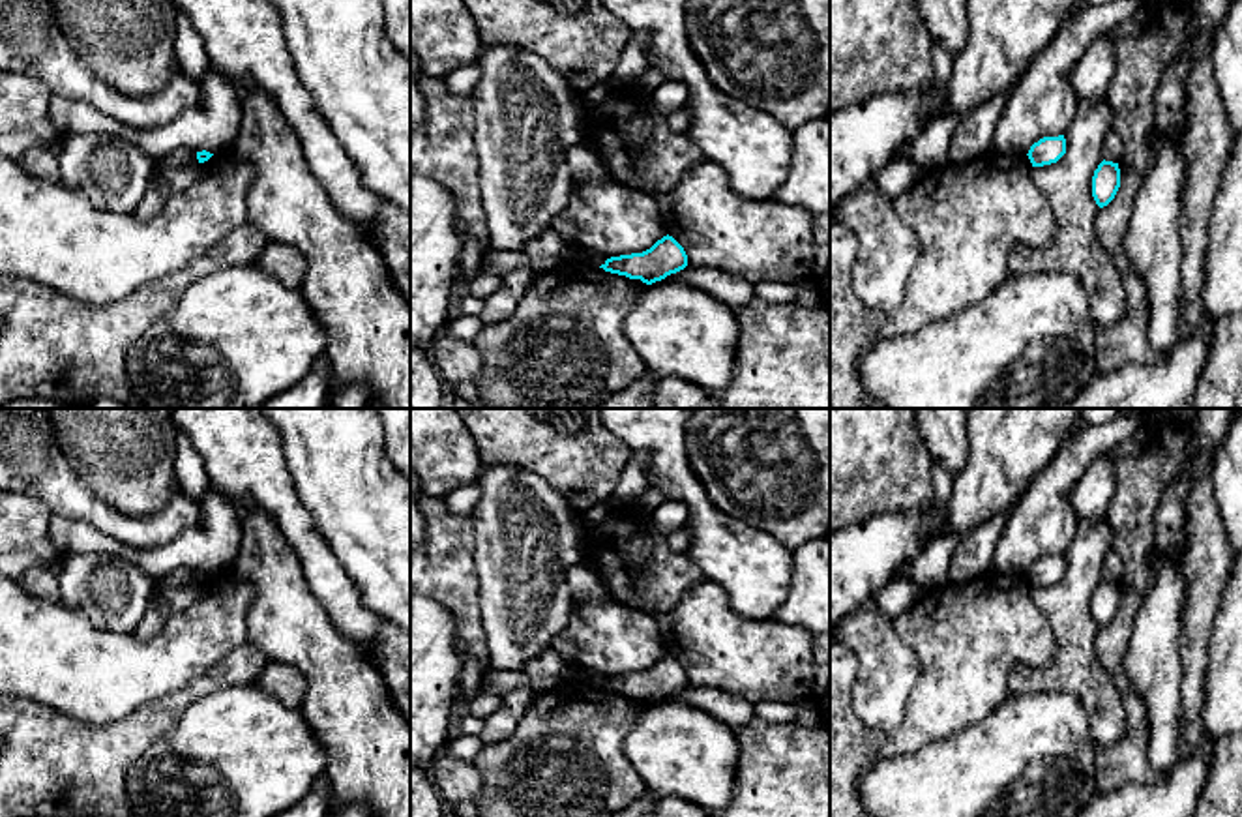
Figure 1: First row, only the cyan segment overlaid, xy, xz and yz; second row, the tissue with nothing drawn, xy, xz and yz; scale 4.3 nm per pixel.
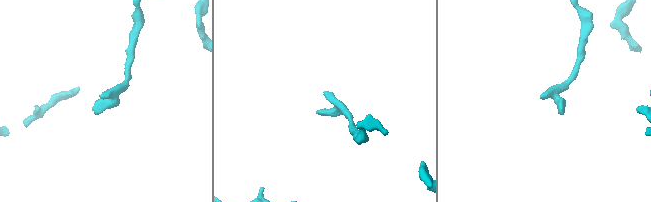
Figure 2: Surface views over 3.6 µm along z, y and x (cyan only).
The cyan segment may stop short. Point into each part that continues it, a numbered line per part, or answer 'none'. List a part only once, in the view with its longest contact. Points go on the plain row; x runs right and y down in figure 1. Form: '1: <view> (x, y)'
none

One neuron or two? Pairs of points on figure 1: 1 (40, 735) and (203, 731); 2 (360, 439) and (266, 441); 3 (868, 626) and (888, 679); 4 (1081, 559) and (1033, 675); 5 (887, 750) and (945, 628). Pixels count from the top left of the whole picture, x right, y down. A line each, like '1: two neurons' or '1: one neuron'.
1: two neurons
2: two neurons
3: one neuron
4: one neuron
5: one neuron

